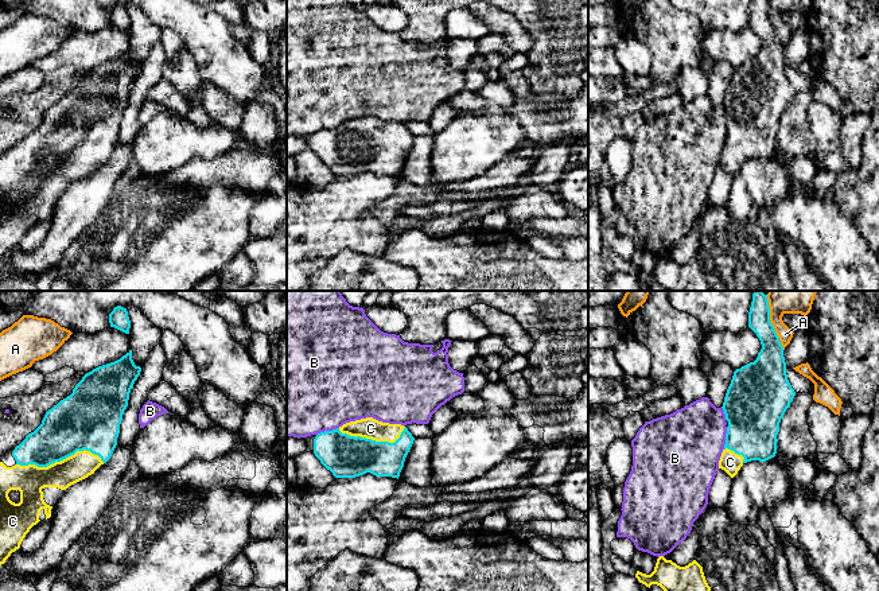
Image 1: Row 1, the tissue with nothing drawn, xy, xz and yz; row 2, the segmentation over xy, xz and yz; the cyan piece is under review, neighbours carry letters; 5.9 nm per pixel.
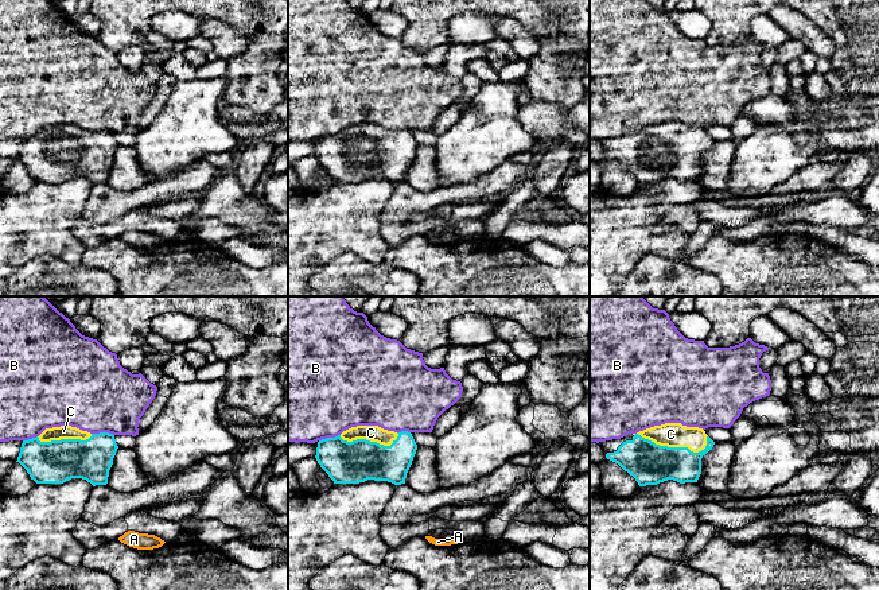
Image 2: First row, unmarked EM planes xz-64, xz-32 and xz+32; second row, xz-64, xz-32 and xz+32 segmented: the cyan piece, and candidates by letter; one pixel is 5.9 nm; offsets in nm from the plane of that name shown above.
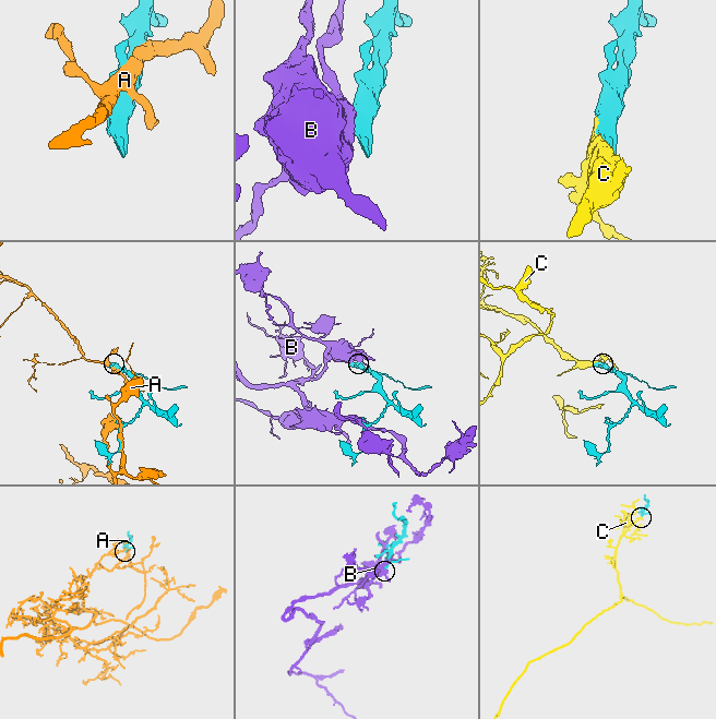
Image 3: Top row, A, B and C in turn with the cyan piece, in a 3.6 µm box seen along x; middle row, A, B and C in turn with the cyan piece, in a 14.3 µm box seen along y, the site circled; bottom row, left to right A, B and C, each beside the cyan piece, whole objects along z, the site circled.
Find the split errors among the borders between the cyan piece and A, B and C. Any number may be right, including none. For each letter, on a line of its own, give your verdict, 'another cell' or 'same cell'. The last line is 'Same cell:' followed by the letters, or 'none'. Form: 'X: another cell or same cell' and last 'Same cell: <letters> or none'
A: another cell
B: another cell
C: same cell
Same cell: C

